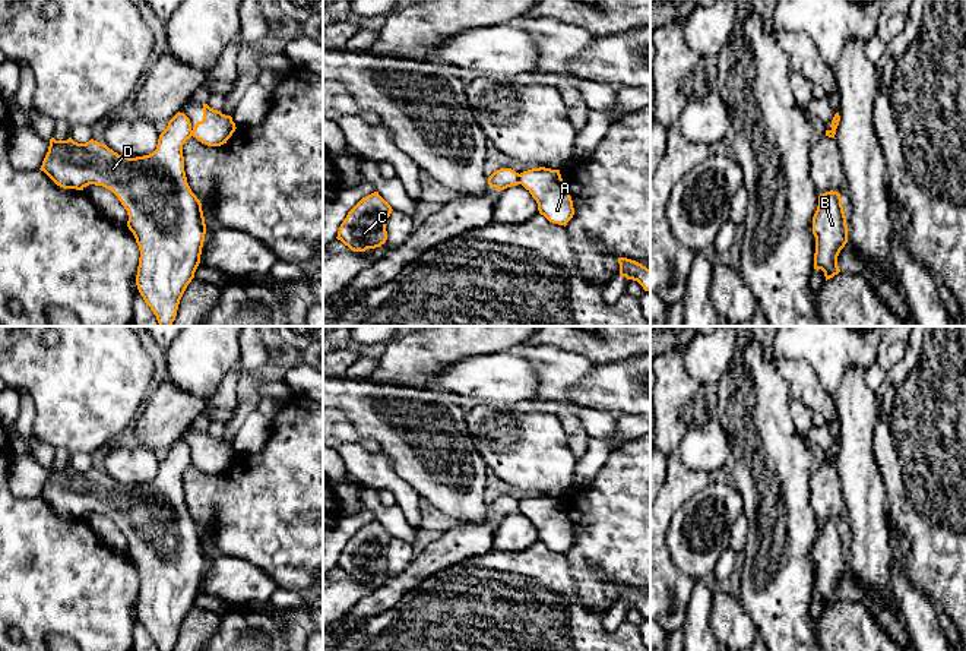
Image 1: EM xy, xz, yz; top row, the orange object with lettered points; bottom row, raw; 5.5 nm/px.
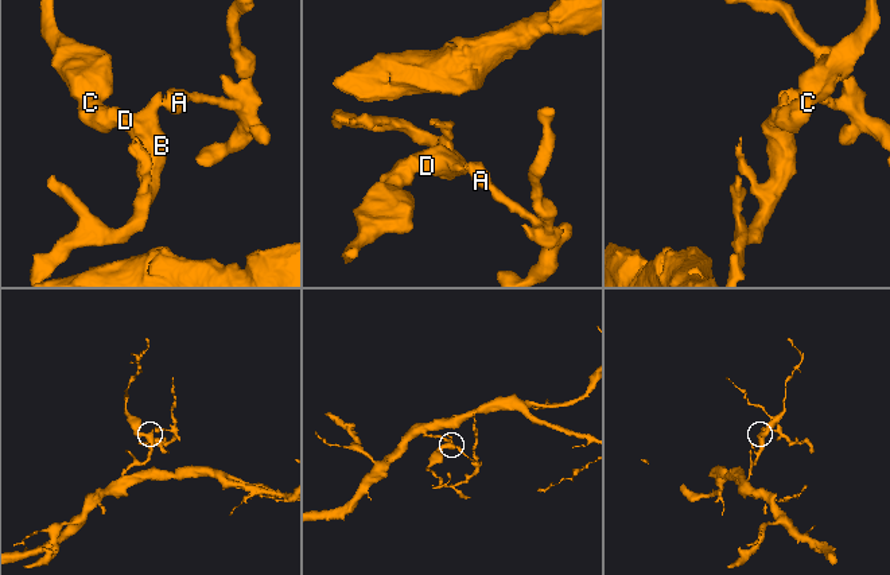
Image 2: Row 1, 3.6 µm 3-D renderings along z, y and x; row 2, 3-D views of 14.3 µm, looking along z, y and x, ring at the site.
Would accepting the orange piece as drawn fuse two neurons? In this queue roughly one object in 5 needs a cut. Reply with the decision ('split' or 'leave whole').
split

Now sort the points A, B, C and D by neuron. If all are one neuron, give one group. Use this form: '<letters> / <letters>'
A / B C D

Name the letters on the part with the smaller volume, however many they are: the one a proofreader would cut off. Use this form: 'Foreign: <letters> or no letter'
Foreign: A

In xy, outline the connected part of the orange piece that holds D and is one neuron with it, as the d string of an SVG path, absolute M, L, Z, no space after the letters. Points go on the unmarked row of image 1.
M178 439L159 462L156 477L136 486L118 483L94 467L77 471L72 465L67 468L51 465L39 496L63 516L83 518L95 512L118 525L129 543L127 554L140 578L136 613L158 651L175 648L180 628L200 591L206 562L202 531L191 519L184 499L183 473L191 461L190 446Z

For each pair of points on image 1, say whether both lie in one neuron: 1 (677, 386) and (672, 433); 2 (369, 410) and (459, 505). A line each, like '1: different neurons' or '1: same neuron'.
1: same neuron
2: same neuron

